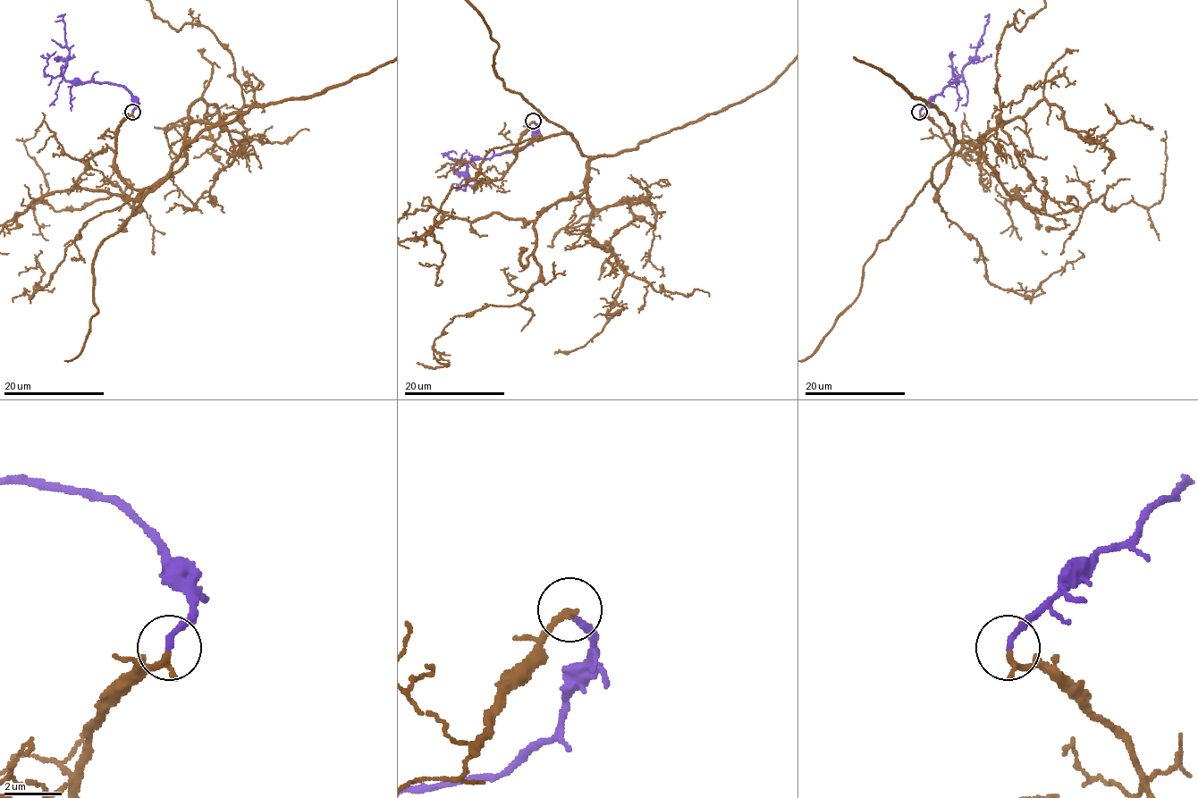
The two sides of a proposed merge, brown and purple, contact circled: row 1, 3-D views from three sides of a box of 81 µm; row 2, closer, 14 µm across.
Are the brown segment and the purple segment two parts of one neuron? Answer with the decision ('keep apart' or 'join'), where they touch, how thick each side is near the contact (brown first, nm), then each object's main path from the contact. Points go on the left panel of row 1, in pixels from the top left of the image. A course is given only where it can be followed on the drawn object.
join; place (132, 112); calibres 260 and 220 nm; course brown (133, 113), (115, 171), (164, 180), (99, 247), (84, 348), (64, 360); course purple (133, 112), (137, 102), (122, 87), (71, 82), (63, 78), (69, 54), (63, 20), (57, 17)

